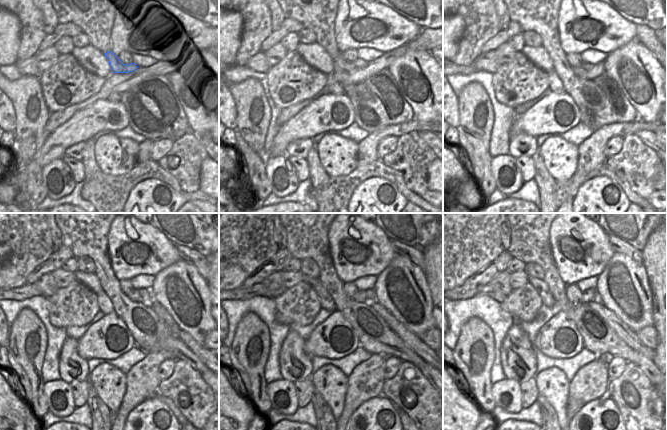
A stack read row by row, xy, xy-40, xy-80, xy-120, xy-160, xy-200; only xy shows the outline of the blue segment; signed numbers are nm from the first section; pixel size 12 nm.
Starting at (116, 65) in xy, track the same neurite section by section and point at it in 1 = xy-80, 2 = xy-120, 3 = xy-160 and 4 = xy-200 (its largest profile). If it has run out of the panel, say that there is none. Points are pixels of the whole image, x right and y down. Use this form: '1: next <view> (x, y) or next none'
1: next xy-80 (580, 71)
2: next xy-120 (137, 295)
3: next xy-160 (368, 295)
4: next xy-200 (587, 296)

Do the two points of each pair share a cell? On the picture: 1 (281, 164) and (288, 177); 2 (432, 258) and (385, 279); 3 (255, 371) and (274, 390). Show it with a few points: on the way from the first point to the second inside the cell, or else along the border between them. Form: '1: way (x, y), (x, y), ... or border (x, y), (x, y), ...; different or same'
1: way (281, 167), (285, 174); same
2: border (423, 270), (430, 293); different
3: border (266, 384), (266, 394), (272, 407); different

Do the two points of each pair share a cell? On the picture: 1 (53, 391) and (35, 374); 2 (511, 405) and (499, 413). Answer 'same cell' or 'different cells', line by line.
1: different cells
2: different cells

